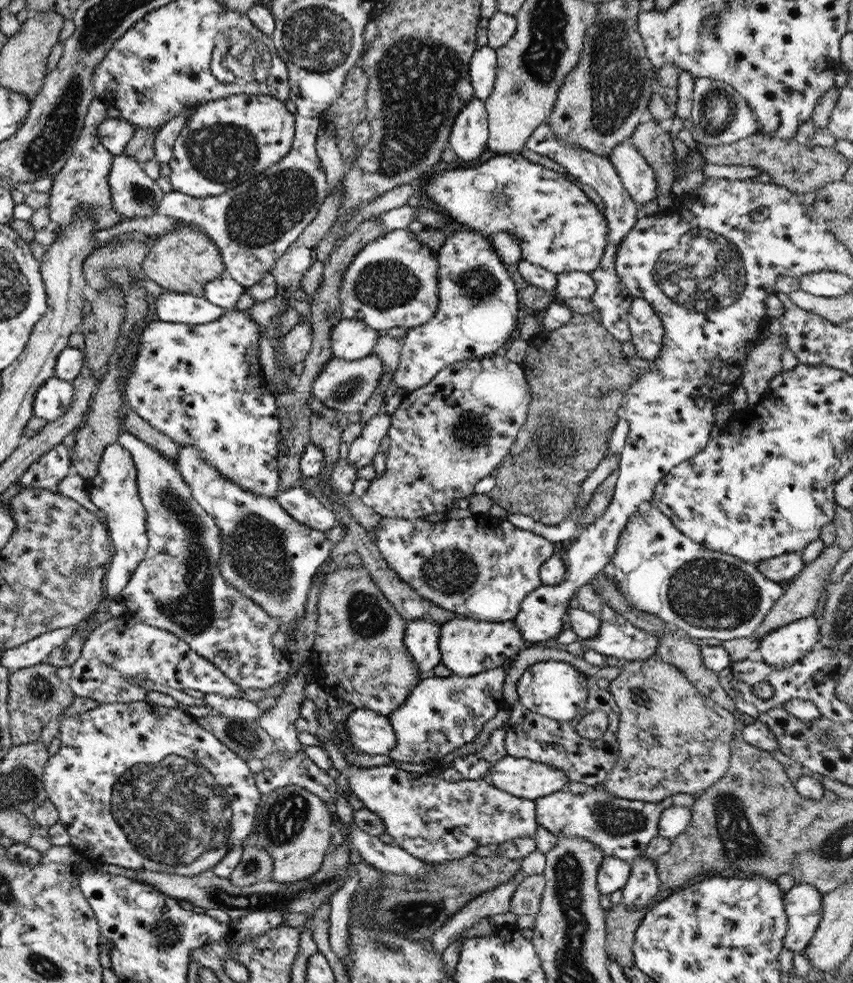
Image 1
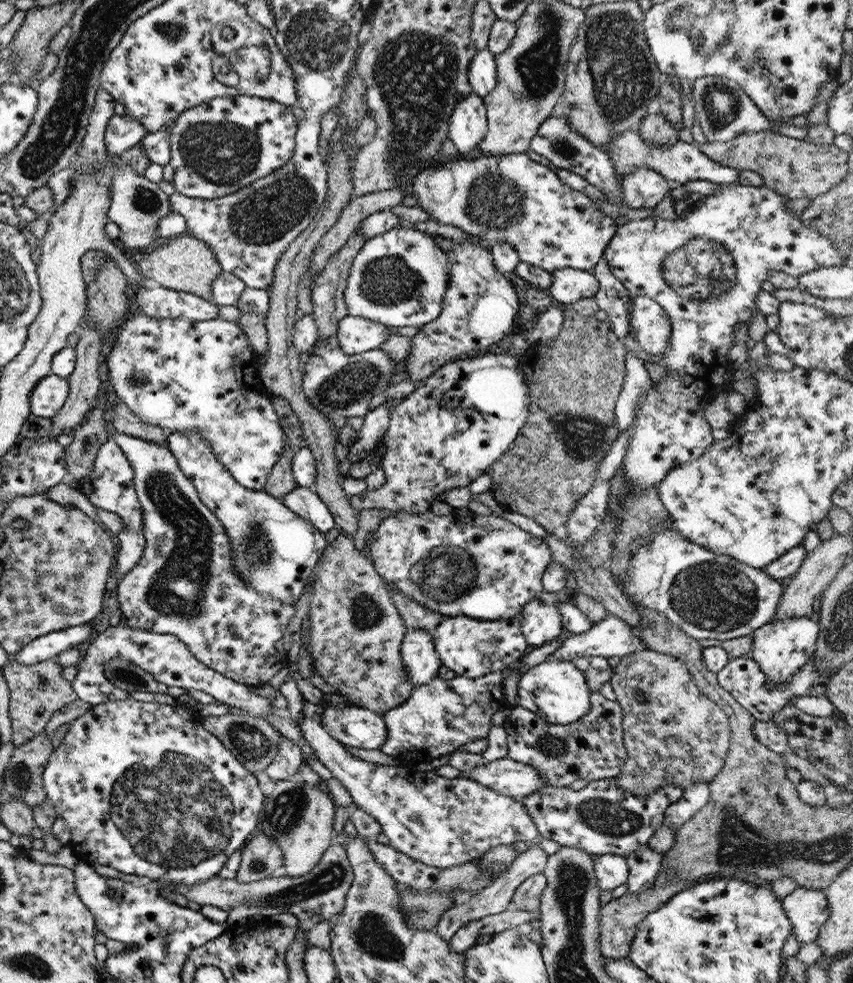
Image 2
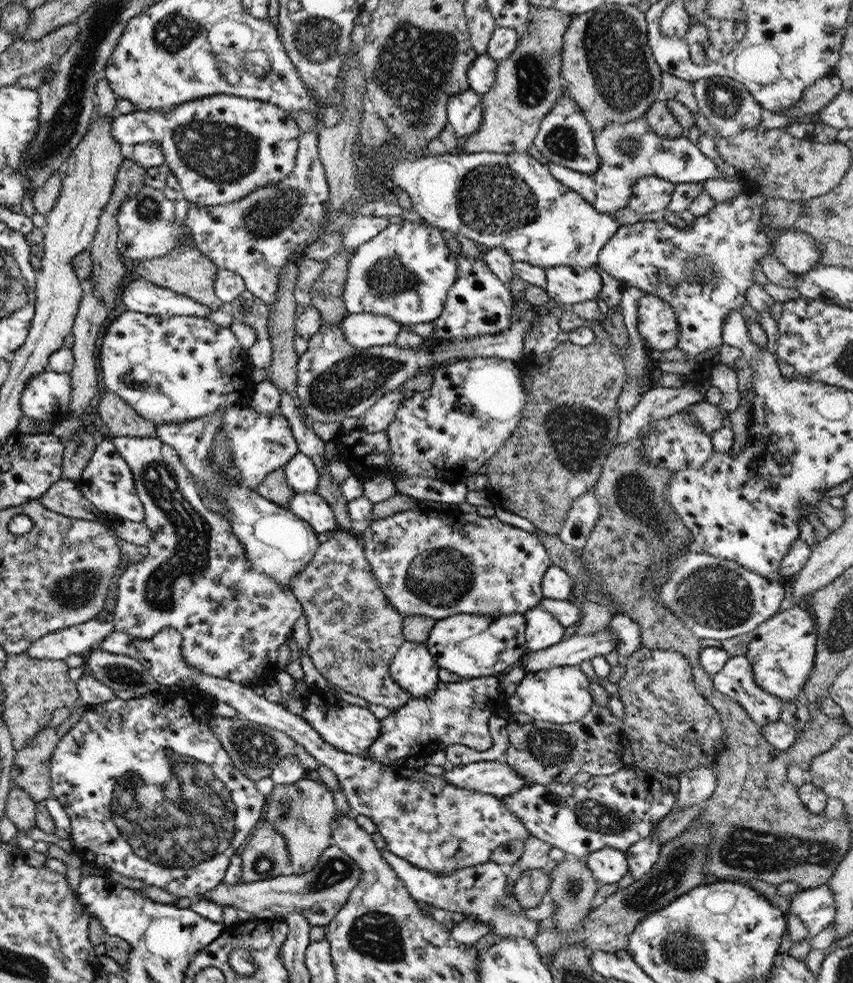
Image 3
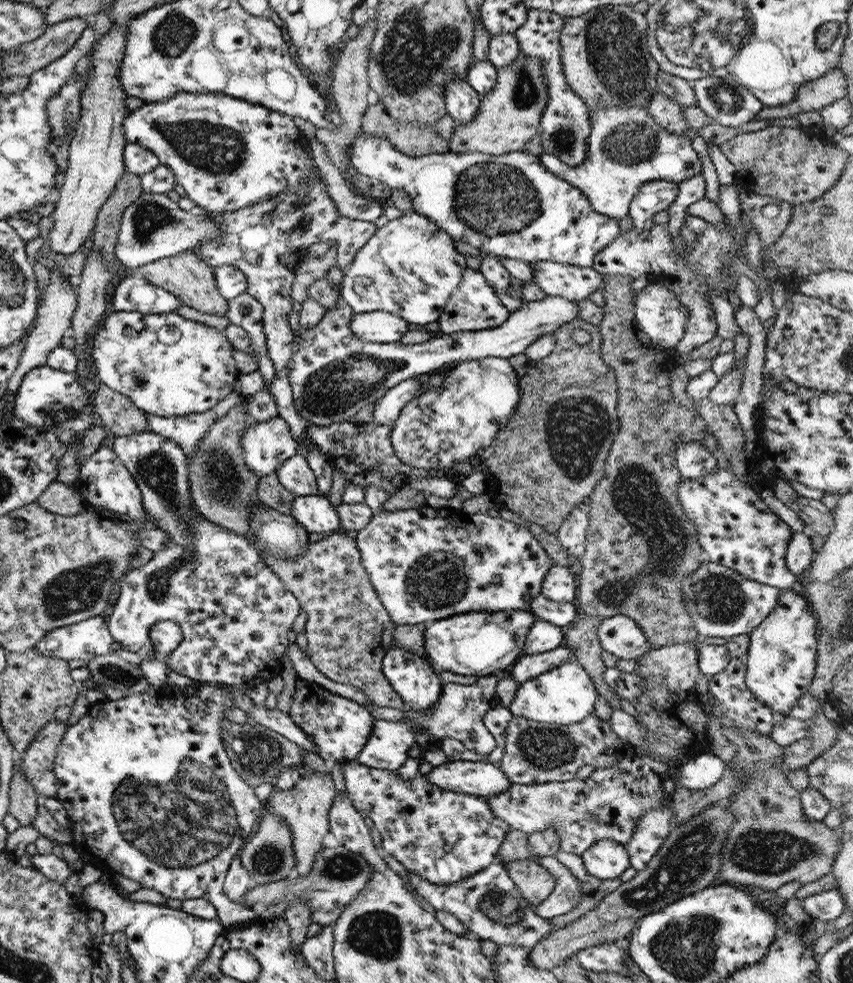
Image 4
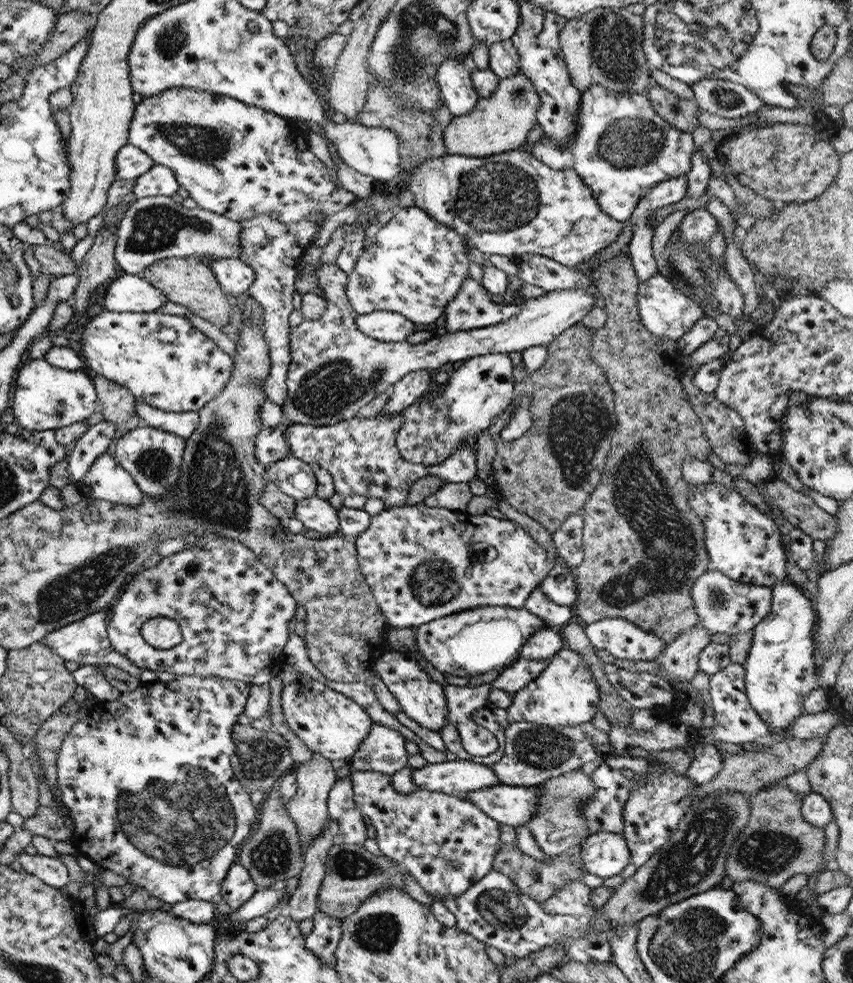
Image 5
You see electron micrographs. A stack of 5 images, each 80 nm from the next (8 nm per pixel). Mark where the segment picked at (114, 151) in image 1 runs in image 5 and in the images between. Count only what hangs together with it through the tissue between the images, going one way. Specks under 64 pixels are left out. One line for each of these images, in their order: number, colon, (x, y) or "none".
2: (122, 131)
3: (220, 148)
4: (226, 154)
5: (236, 160)

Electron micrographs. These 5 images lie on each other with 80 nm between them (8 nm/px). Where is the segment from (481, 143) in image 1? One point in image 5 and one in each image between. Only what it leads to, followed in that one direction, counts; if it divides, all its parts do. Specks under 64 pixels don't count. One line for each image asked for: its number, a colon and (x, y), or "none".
2: (467, 123)
3: (463, 111)
4: (460, 102)
5: (455, 88)

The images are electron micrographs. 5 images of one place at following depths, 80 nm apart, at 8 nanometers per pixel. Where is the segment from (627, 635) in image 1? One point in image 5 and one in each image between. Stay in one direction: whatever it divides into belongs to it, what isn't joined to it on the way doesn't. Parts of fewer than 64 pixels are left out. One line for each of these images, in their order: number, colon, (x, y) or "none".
2: (611, 636)
3: (575, 649)
4: (527, 666)
5: (513, 677)

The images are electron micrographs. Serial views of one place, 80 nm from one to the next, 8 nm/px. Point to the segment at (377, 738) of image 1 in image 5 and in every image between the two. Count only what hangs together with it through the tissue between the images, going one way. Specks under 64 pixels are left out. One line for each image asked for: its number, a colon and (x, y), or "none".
2: (353, 726)
3: (349, 728)
4: (338, 727)
5: (328, 723)

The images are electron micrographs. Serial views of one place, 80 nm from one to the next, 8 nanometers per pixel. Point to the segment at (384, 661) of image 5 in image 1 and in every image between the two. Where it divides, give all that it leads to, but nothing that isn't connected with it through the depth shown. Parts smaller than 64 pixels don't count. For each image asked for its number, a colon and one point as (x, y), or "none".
1: (421, 636)
2: (419, 660)
3: (412, 667)
4: (410, 677)

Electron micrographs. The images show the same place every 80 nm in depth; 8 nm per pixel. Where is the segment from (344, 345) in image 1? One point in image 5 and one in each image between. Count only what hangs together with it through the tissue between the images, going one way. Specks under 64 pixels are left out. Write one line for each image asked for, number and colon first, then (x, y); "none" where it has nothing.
2: (354, 335)
3: (363, 330)
4: (377, 326)
5: (384, 326)

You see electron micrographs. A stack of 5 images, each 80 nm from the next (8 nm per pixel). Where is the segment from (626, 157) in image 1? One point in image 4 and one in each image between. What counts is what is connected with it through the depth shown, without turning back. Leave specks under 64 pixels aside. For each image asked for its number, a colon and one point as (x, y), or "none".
2: (642, 188)
3: (649, 193)
4: (651, 197)

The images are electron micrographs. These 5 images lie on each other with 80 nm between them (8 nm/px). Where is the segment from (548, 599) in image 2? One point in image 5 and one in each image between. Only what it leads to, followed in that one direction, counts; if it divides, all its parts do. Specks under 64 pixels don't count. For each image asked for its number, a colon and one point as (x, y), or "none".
3: (542, 631)
4: (543, 636)
5: (543, 644)

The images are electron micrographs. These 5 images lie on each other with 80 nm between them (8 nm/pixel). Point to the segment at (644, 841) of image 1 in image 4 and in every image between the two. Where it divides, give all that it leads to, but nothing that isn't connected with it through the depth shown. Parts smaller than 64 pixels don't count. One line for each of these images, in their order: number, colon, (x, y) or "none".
2: (600, 818)
3: (616, 810)
4: (606, 805)

